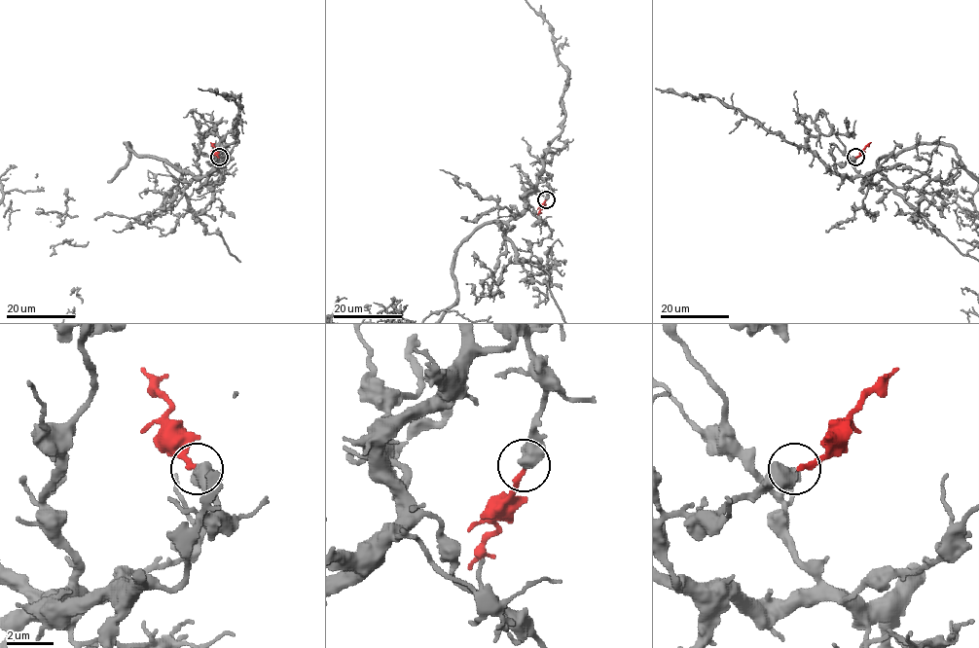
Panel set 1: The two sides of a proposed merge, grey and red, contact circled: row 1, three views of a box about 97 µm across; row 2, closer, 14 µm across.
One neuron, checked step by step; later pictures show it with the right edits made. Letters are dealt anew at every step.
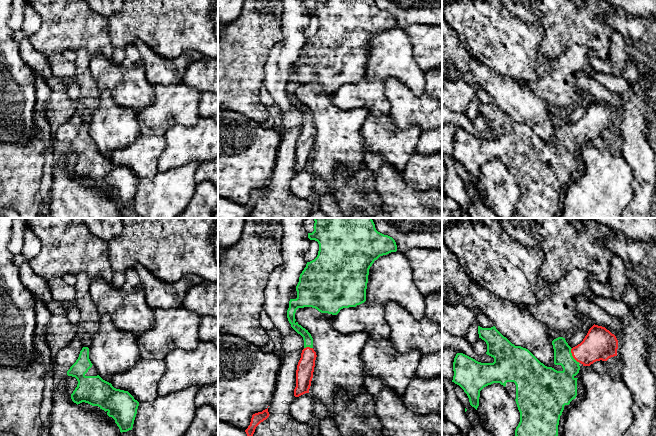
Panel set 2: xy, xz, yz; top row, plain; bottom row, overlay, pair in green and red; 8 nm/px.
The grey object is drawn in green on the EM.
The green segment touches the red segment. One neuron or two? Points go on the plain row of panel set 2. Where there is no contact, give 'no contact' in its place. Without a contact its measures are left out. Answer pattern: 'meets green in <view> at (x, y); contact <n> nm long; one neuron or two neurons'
meets green in yz at (572, 132); contact 140 nm long; one neuron

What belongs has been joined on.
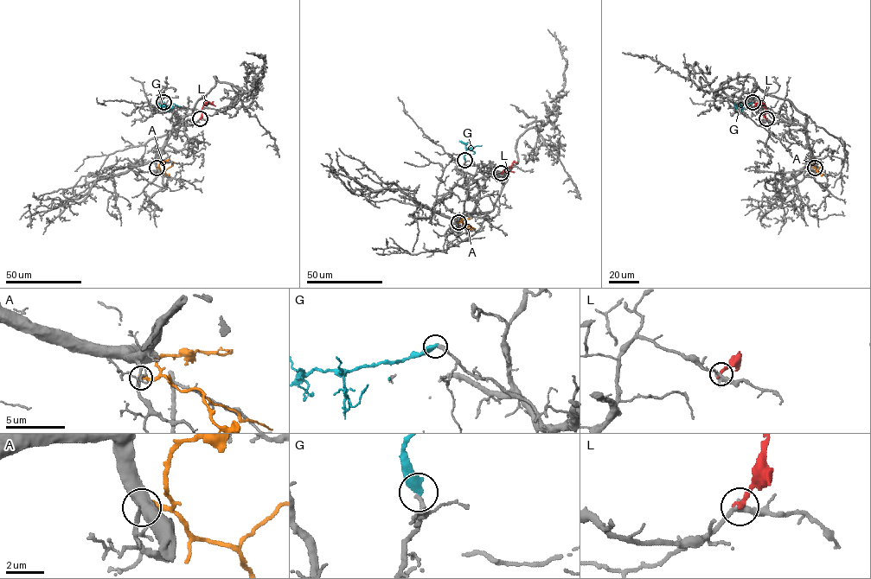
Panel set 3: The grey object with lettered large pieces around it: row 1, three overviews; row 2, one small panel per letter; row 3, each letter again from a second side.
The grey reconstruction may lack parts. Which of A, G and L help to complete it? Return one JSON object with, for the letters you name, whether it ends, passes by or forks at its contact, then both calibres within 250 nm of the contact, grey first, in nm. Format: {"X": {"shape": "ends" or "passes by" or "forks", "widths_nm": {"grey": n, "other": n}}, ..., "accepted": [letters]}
{"G": {"shape": "ends", "widths_nm": {"grey": 280, "other": 460}}, "accepted": ["G"]}

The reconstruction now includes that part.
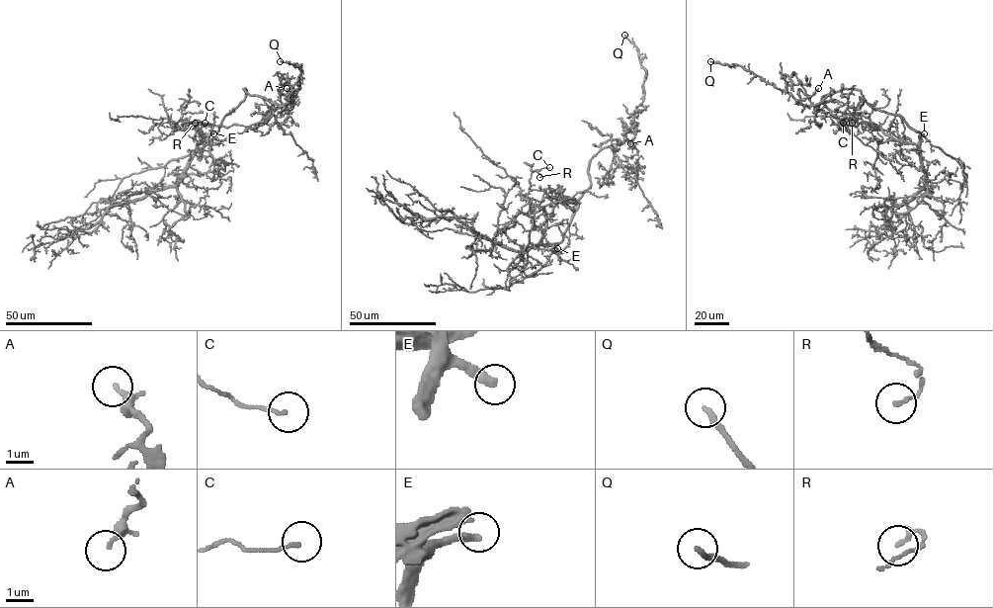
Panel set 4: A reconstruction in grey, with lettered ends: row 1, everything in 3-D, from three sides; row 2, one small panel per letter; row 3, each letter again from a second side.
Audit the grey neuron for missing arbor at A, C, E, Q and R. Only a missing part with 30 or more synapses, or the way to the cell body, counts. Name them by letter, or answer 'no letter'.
E, Q

